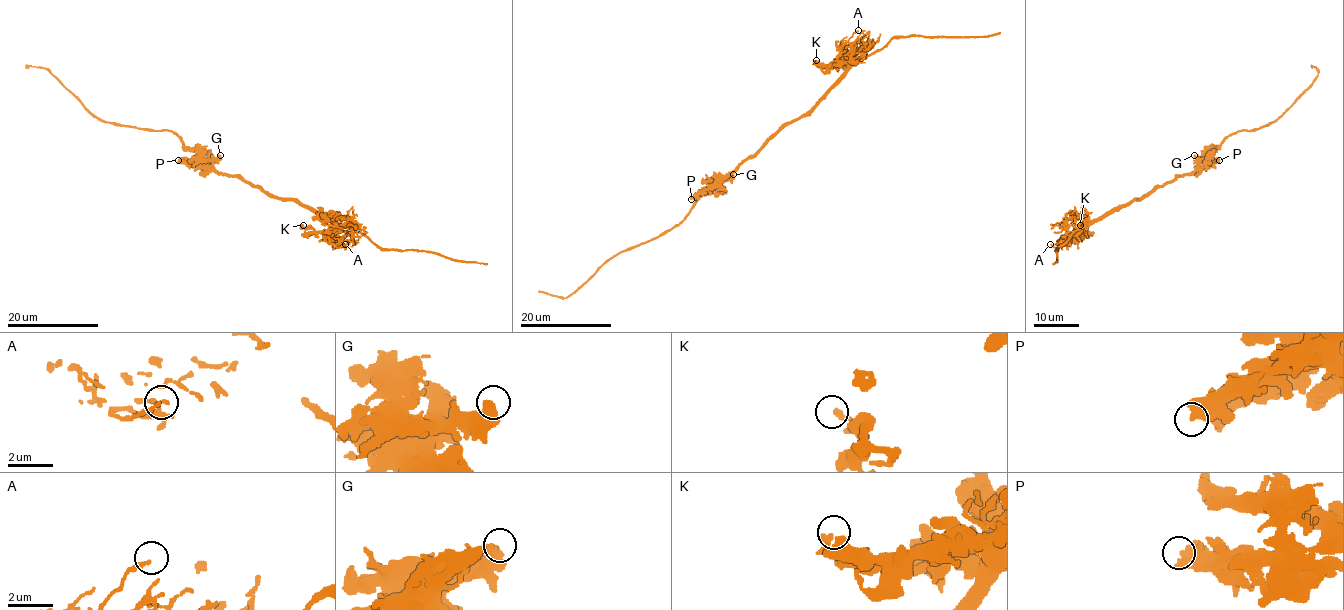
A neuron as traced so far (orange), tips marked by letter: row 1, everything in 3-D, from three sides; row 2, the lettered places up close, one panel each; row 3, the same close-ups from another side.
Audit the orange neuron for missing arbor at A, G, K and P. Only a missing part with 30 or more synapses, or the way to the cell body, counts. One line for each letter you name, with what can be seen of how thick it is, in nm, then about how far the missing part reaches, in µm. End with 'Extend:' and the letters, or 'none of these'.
Extend: none of these

